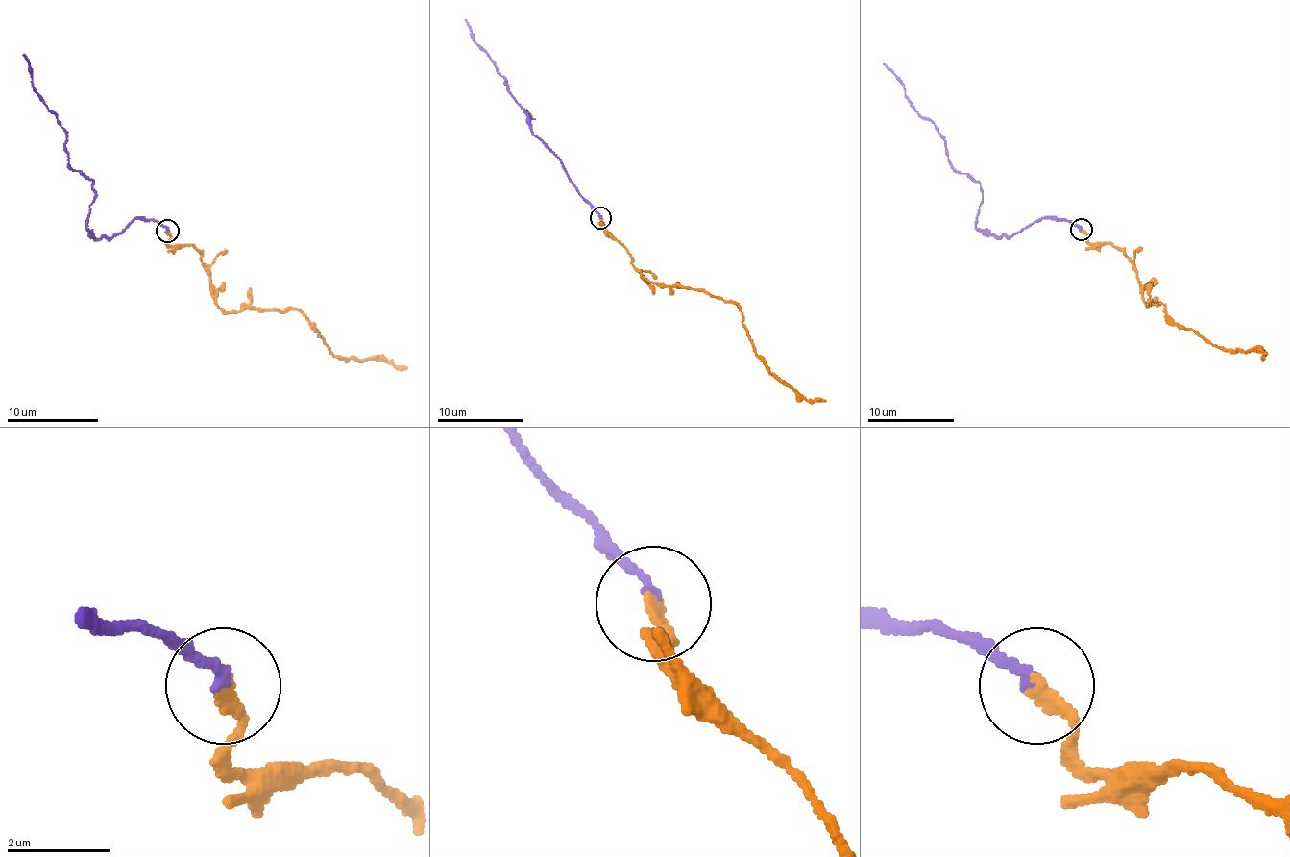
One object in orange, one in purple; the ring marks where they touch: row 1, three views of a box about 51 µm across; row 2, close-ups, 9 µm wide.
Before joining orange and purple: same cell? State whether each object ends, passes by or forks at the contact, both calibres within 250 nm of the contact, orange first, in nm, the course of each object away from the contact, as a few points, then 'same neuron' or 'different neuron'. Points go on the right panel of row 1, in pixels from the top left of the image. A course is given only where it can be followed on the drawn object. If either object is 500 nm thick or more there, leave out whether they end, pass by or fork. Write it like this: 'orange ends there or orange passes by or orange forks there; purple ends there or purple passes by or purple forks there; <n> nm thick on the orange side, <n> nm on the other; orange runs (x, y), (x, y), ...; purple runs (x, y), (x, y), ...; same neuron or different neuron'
orange ends there; purple ends there; 240 nm thick on the orange side, 180 nm on the other; orange runs (1082, 229), (1090, 244), (1123, 253), (1149, 306), (1159, 304), (1213, 345), (1265, 357); purple runs (1082, 229), (1045, 218), (998, 237), (976, 227), (981, 185), (953, 166), (942, 134), (884, 62); same neuron

